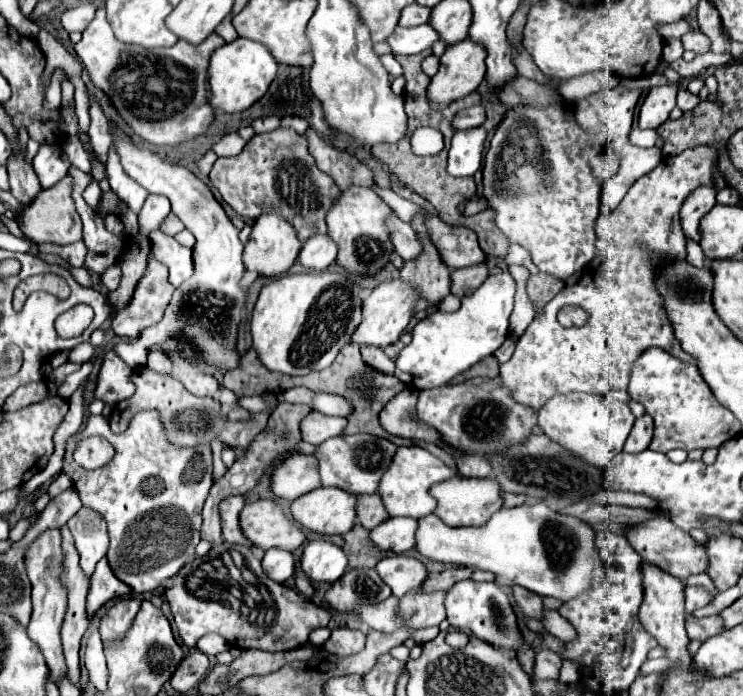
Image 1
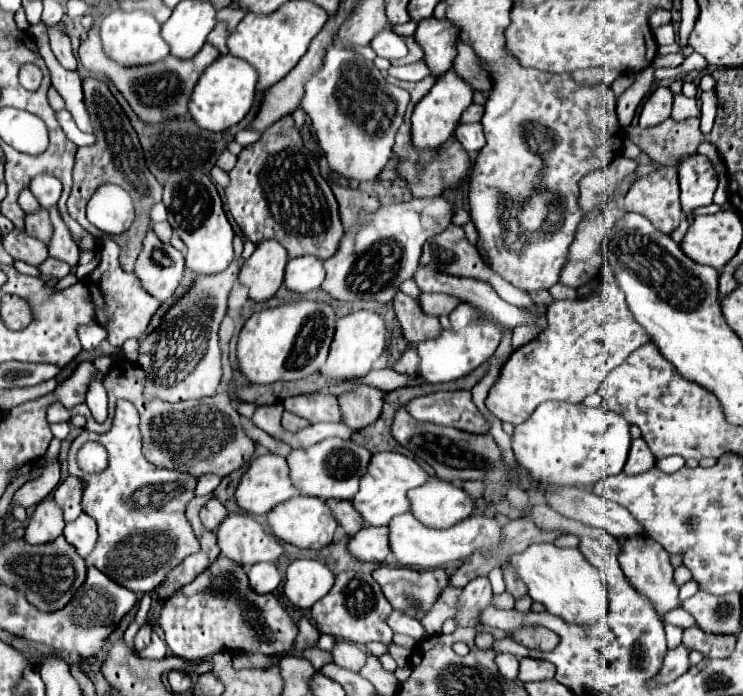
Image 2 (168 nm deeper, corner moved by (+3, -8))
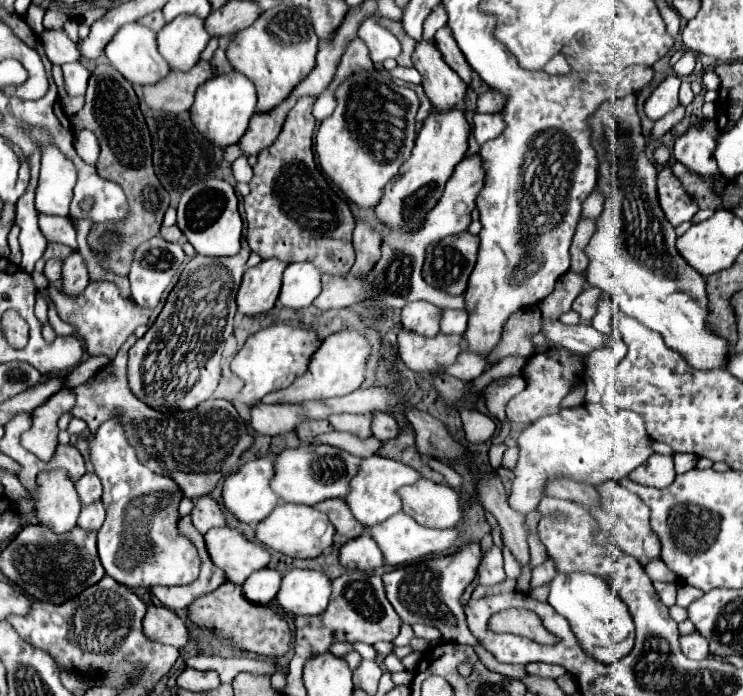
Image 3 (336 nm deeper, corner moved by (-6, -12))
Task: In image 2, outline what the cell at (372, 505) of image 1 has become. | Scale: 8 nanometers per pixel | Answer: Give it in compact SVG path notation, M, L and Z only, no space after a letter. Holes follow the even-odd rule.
M327 500L325 504L329 504L337 524L349 534L357 534L363 528L363 518L359 516L359 512L353 508L351 500Z

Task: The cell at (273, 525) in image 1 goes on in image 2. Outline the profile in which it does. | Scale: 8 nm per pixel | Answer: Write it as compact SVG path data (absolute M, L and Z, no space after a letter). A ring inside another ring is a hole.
M227 516L217 530L213 530L221 556L243 564L243 568L257 562L277 562L283 554L281 542L265 532L251 516Z

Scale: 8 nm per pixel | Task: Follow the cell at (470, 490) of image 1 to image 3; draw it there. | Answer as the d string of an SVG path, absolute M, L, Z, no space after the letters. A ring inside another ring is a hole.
M418 480L408 488L400 488L404 512L418 524L428 528L454 528L462 520L460 496L446 484Z

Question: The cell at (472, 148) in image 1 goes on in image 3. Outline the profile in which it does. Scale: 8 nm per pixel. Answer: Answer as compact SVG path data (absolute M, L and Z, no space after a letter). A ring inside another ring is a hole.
M500 112L498 114L474 114L472 122L474 122L472 134L480 146L484 142L500 136L500 132L504 130L504 122L500 120Z

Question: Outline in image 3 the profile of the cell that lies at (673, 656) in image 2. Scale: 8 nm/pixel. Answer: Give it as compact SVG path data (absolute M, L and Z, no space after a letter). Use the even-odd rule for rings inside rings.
M698 632L680 636L680 646L682 646L684 656L692 660L704 660L708 656L708 640L704 640L704 636L700 636Z

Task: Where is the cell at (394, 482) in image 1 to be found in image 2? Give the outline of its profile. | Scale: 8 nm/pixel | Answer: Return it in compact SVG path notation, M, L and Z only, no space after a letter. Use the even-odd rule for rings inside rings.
M379 452L371 456L371 466L367 466L363 480L359 480L359 492L351 498L351 502L359 508L359 514L367 526L387 526L391 516L409 512L407 490L417 488L427 480L427 472L415 460L397 452Z

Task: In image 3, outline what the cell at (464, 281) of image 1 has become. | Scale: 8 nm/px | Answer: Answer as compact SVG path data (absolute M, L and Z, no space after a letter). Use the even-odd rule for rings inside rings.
M412 302L402 310L402 328L414 330L422 336L436 336L440 332L442 310L428 302Z

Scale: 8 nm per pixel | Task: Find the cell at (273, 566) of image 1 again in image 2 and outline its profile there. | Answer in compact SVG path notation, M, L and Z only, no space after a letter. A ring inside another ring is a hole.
M259 562L251 566L247 570L247 578L251 588L255 588L255 592L261 592L261 594L269 594L277 590L277 586L281 584L281 574L273 562Z

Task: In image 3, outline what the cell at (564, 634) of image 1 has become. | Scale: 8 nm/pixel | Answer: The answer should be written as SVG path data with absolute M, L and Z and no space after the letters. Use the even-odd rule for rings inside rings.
M548 559L544 564L531 569L531 588L539 587L548 583L556 575L556 566L552 559Z

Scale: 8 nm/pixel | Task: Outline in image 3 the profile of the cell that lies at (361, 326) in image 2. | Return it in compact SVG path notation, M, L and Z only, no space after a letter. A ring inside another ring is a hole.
M340 330L322 342L322 346L316 350L316 356L312 356L312 364L308 366L308 372L304 376L298 376L294 384L284 390L266 394L262 402L282 404L282 402L304 402L314 398L332 398L332 396L350 394L362 386L366 378L366 366L368 366L370 354L372 354L372 346L362 332Z

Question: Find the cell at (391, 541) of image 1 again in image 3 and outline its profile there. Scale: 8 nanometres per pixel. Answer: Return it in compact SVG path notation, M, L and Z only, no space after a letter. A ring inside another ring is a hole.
M362 534L340 548L340 562L346 568L368 572L384 566L384 554L368 534Z

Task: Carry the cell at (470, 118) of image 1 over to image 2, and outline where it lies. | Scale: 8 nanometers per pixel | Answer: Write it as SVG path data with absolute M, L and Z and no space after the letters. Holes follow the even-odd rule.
M471 104L463 116L461 116L461 122L481 122L483 118L483 106L481 104Z

